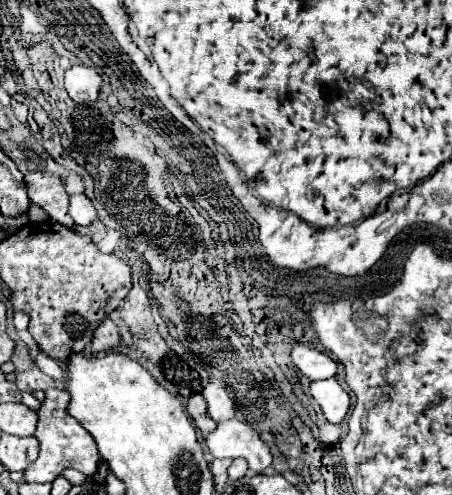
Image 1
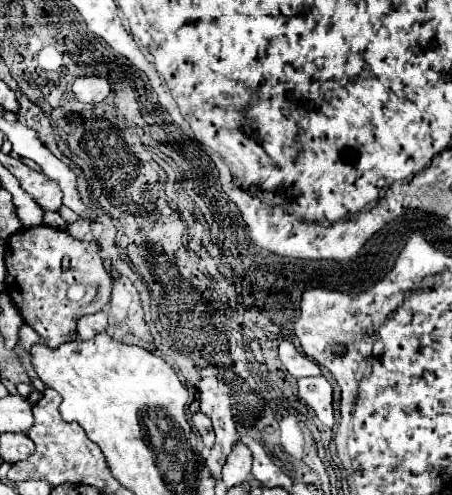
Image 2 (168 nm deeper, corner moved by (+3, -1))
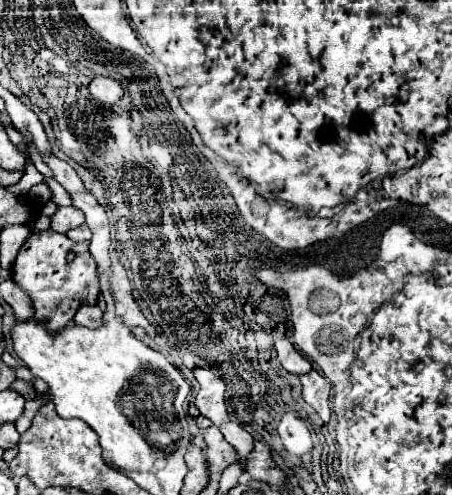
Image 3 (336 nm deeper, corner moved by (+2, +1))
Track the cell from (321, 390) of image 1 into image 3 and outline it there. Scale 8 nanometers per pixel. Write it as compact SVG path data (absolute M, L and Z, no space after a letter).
M310 371L306 375L300 375L302 381L302 395L304 401L314 407L314 411L320 415L324 423L330 419L330 383L326 377L322 377L318 371Z

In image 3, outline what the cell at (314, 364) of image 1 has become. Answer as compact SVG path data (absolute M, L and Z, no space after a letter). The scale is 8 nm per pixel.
M288 339L276 341L276 353L278 353L278 361L282 363L282 367L290 373L302 375L312 369L310 361L306 361L306 357L302 357L302 353L298 353L298 349Z

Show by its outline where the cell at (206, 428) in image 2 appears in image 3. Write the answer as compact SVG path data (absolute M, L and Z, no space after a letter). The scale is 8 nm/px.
M214 425L208 427L208 429L206 429L206 435L204 435L204 441L206 441L206 445L208 445L206 455L208 455L208 461L210 461L210 465L212 465L210 469L212 469L212 475L214 475L214 477L220 477L222 471L224 471L228 465L240 461L238 453L236 453L234 447L224 439L224 435L220 433L218 427L214 427Z

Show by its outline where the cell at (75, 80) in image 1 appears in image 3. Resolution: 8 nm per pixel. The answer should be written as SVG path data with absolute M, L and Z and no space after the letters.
M94 77L88 89L92 97L104 105L114 105L118 99L122 99L122 85L112 77Z

